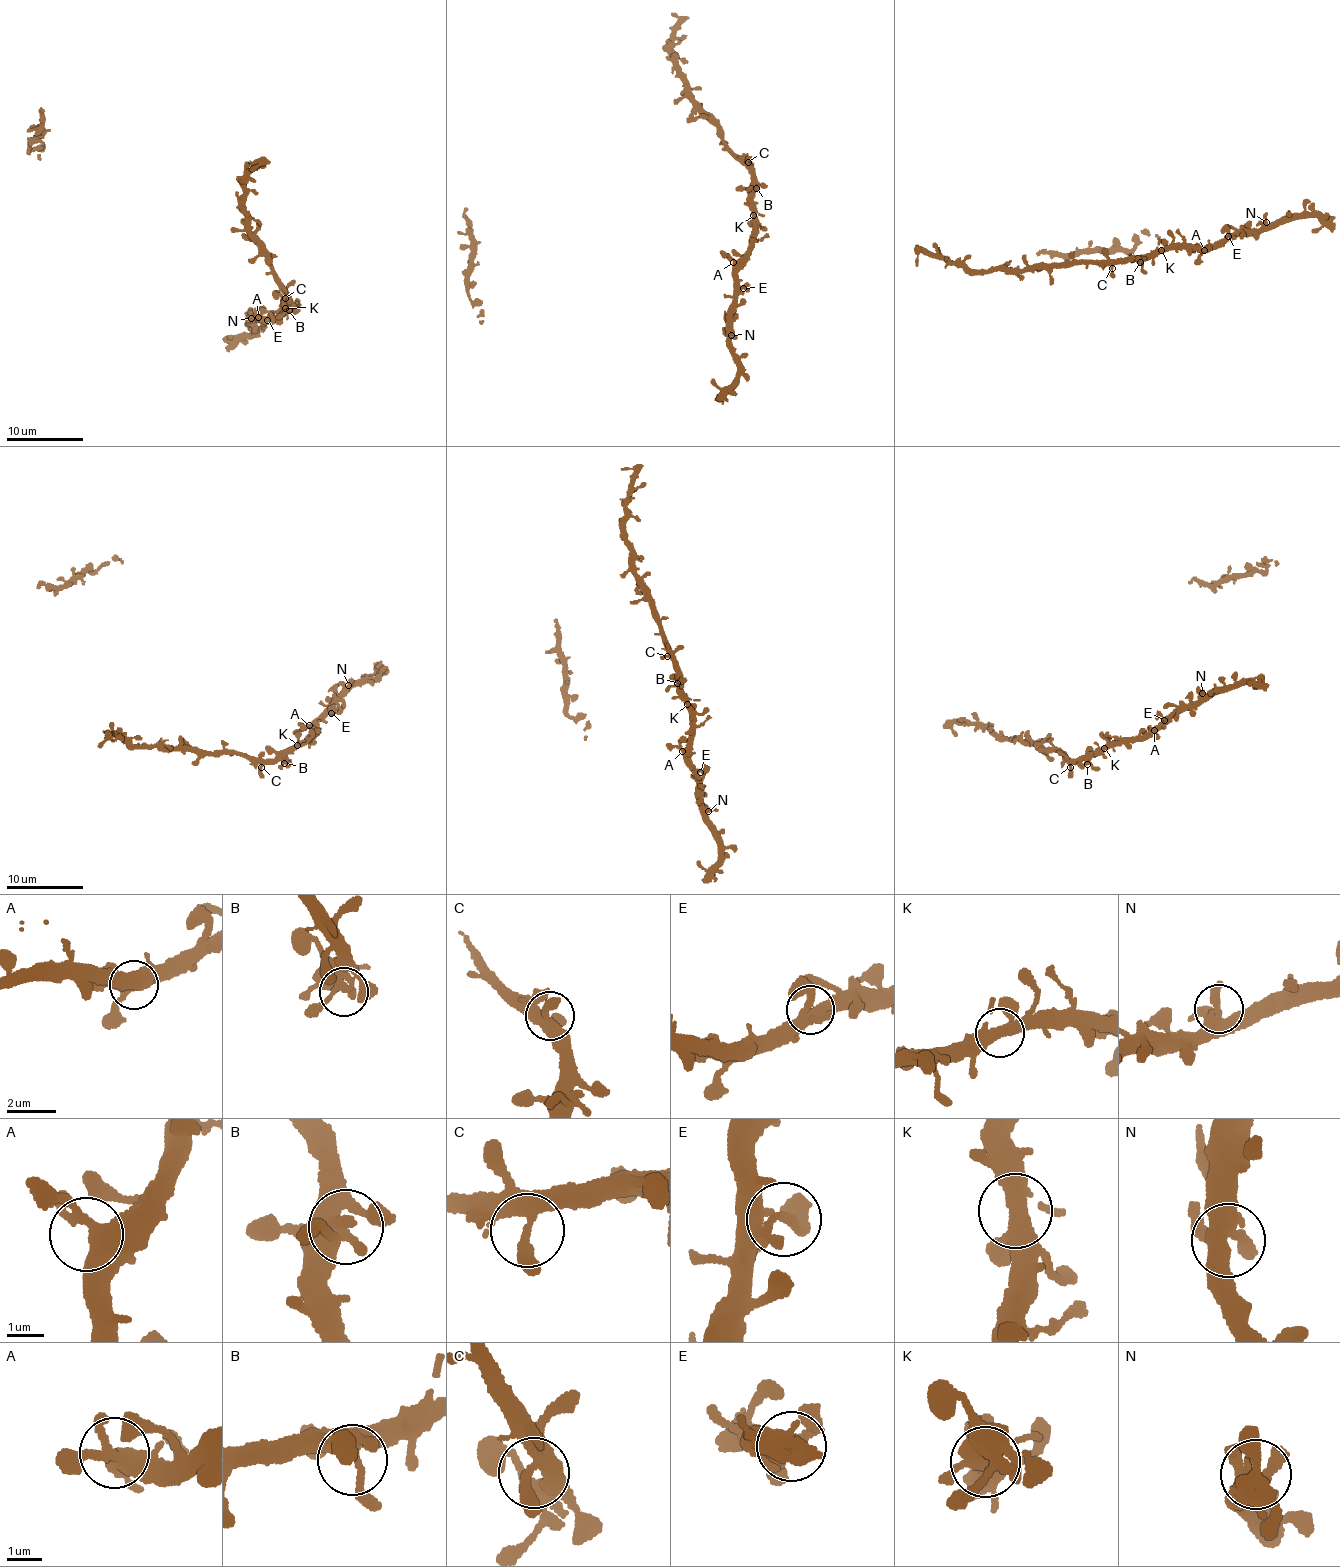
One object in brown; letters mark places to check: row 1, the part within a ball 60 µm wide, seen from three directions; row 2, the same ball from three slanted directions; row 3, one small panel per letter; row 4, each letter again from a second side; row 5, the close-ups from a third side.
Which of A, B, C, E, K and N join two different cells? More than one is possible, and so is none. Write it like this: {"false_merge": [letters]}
{"false_merge": []}

